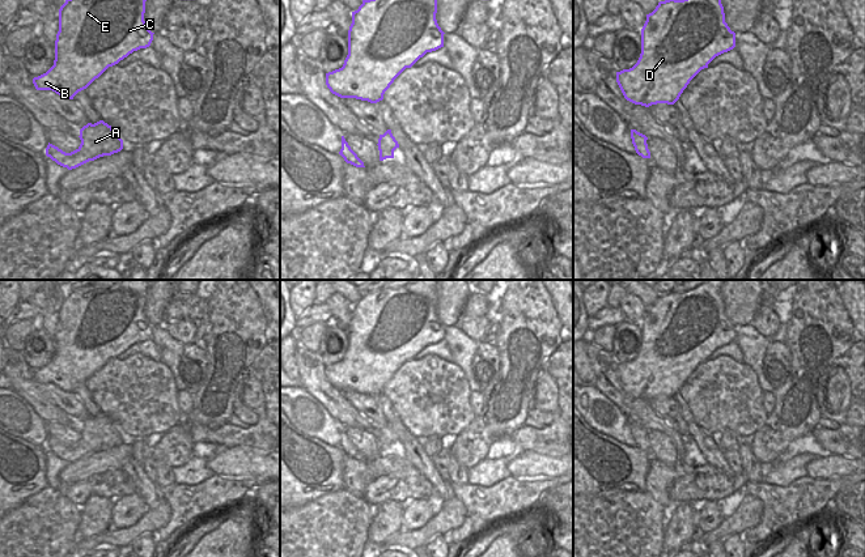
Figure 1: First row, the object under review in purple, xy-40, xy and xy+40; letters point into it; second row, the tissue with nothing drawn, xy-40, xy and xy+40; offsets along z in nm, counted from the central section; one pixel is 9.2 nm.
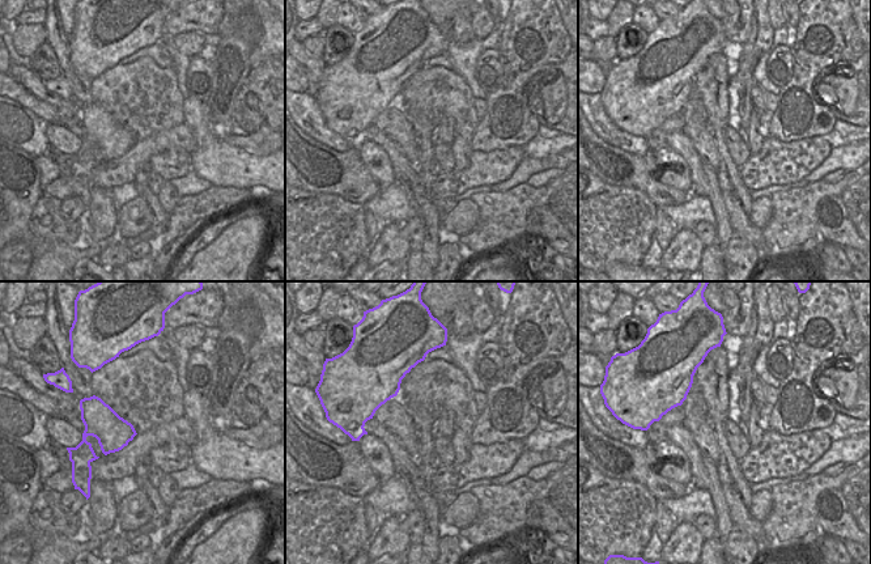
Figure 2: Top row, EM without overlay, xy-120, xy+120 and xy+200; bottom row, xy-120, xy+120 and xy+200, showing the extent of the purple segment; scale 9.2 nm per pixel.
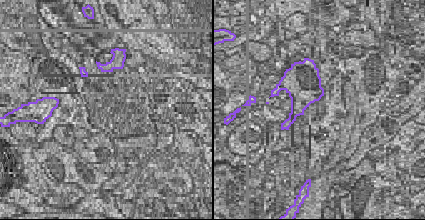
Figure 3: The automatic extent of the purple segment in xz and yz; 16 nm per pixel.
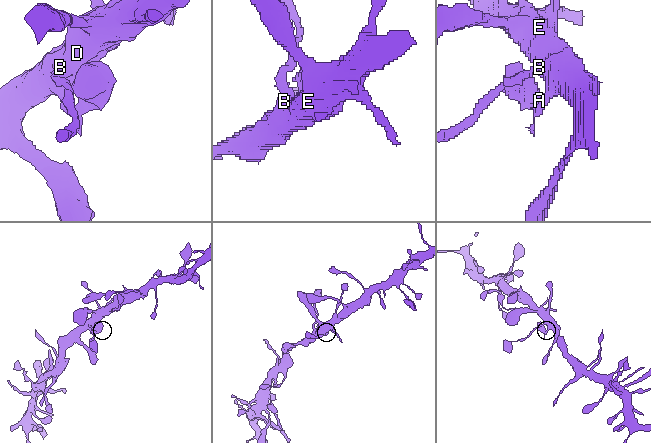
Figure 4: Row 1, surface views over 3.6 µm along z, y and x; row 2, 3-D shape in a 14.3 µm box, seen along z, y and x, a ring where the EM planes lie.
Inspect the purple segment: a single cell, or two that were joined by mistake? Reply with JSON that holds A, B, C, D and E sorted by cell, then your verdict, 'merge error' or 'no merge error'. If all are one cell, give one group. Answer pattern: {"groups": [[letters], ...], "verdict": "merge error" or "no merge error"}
{"groups": [["A", "B", "C", "D", "E"]], "verdict": "no merge error"}

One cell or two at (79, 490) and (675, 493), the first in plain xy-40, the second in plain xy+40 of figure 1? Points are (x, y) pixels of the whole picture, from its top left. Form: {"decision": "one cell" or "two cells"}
{"decision": "one cell"}

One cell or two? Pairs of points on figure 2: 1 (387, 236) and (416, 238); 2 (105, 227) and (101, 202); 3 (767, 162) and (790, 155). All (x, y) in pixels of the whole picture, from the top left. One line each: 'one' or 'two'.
1: two
2: one
3: one

